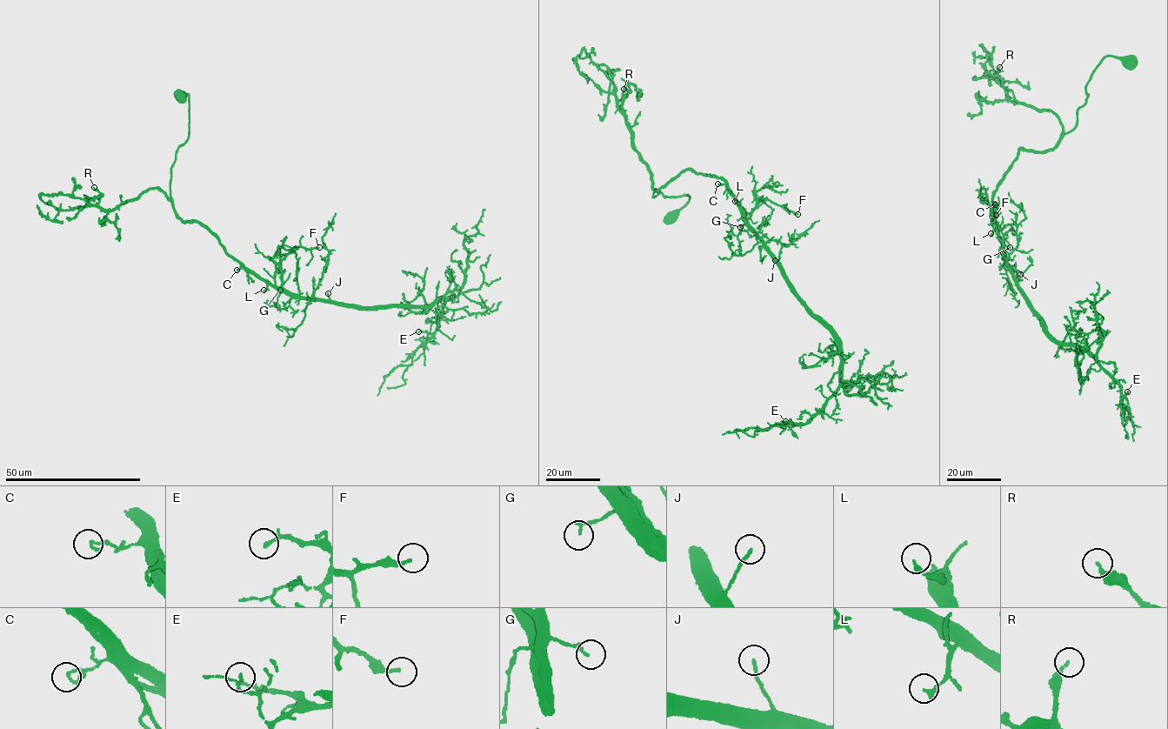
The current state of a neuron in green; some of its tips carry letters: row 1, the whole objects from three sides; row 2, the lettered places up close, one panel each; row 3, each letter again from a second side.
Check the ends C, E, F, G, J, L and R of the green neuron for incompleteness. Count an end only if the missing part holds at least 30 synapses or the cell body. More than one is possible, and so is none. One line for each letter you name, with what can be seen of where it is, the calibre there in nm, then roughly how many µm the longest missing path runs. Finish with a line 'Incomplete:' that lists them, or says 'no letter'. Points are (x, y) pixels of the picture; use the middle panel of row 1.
R: place (624, 89); calibre 240 nm; missing 10 µm
Incomplete: R

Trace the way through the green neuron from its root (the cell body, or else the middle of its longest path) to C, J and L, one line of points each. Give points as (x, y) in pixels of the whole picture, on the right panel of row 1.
C: (1130, 61), (1104, 57), (1086, 85), (1077, 125), (1048, 150), (1021, 150), (997, 185), (995, 204)
J: (1130, 61), (1104, 57), (1077, 125), (1048, 150), (1021, 150), (997, 185), (993, 217), (1006, 264), (1020, 274)
L: (1130, 61), (1106, 56), (1086, 85), (1077, 125), (1048, 150), (1017, 152), (993, 195), (991, 233)

